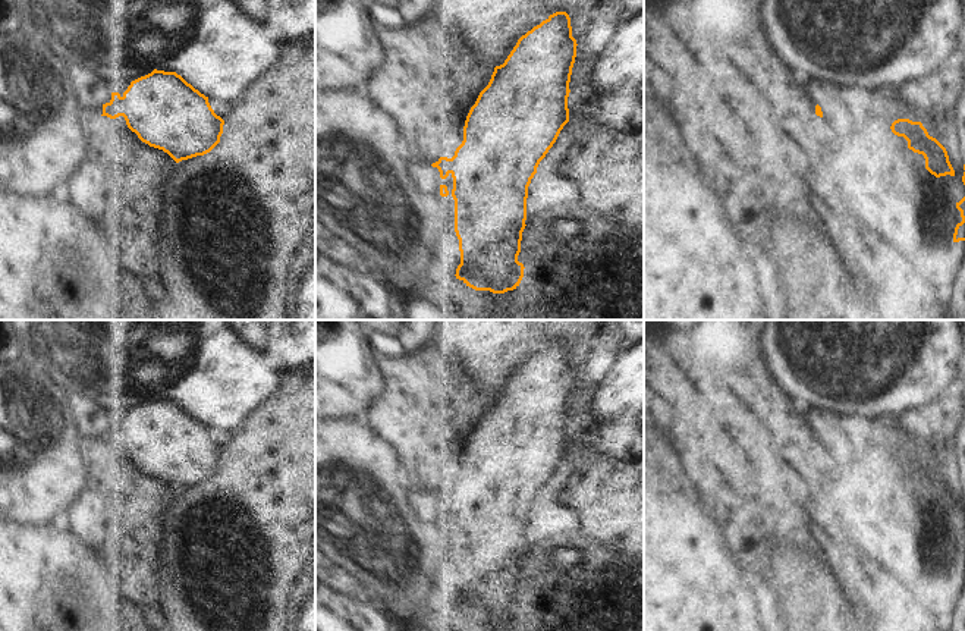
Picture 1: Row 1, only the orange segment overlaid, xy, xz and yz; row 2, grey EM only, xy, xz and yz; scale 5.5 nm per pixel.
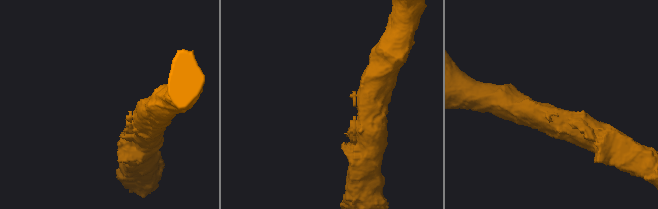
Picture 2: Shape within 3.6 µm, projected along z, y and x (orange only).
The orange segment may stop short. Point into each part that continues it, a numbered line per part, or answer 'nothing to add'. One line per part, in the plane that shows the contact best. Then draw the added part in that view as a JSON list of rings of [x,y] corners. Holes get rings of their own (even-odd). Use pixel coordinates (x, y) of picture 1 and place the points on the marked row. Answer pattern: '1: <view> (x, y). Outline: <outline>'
nothing to add

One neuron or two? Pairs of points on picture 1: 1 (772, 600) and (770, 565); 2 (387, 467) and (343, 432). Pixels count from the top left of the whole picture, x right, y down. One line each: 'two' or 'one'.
1: one
2: one

